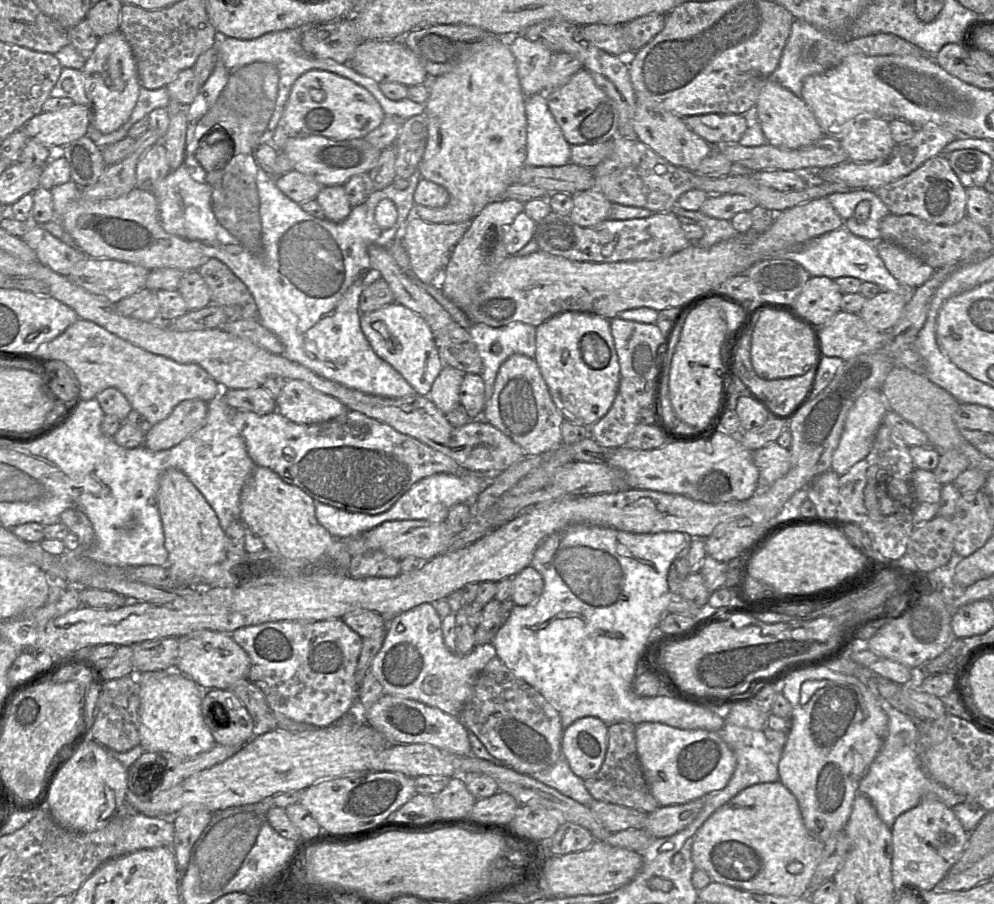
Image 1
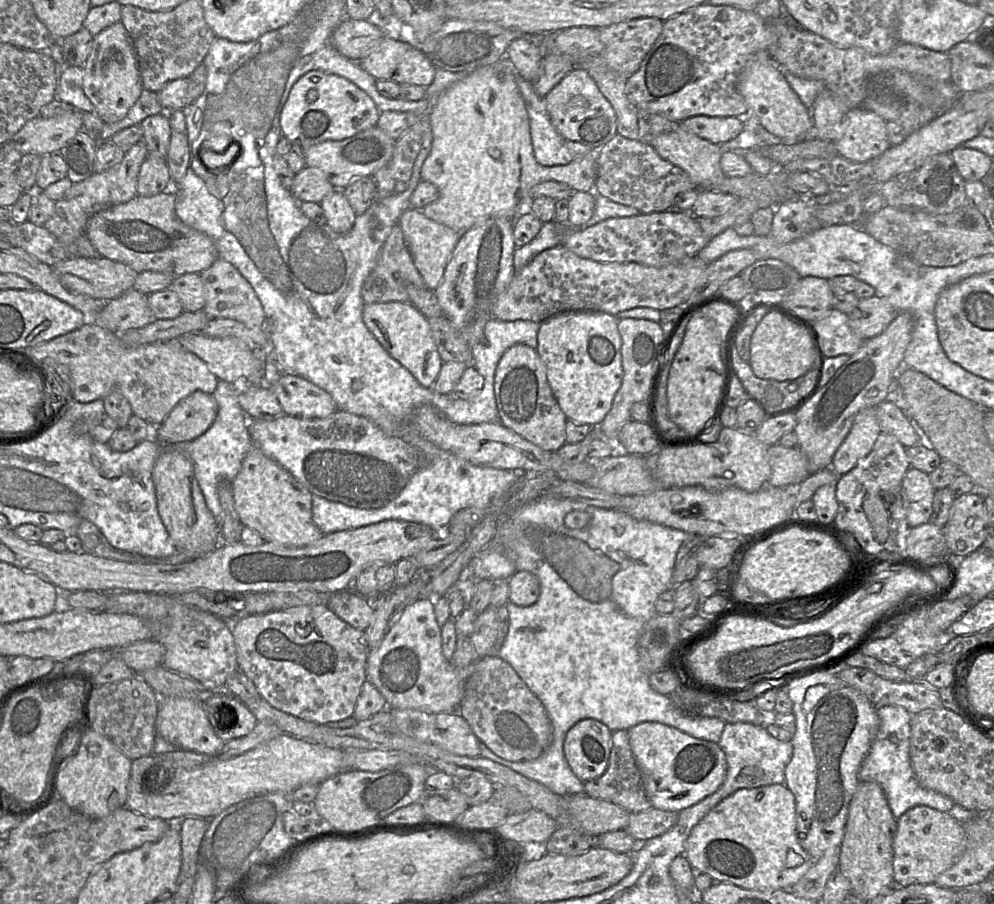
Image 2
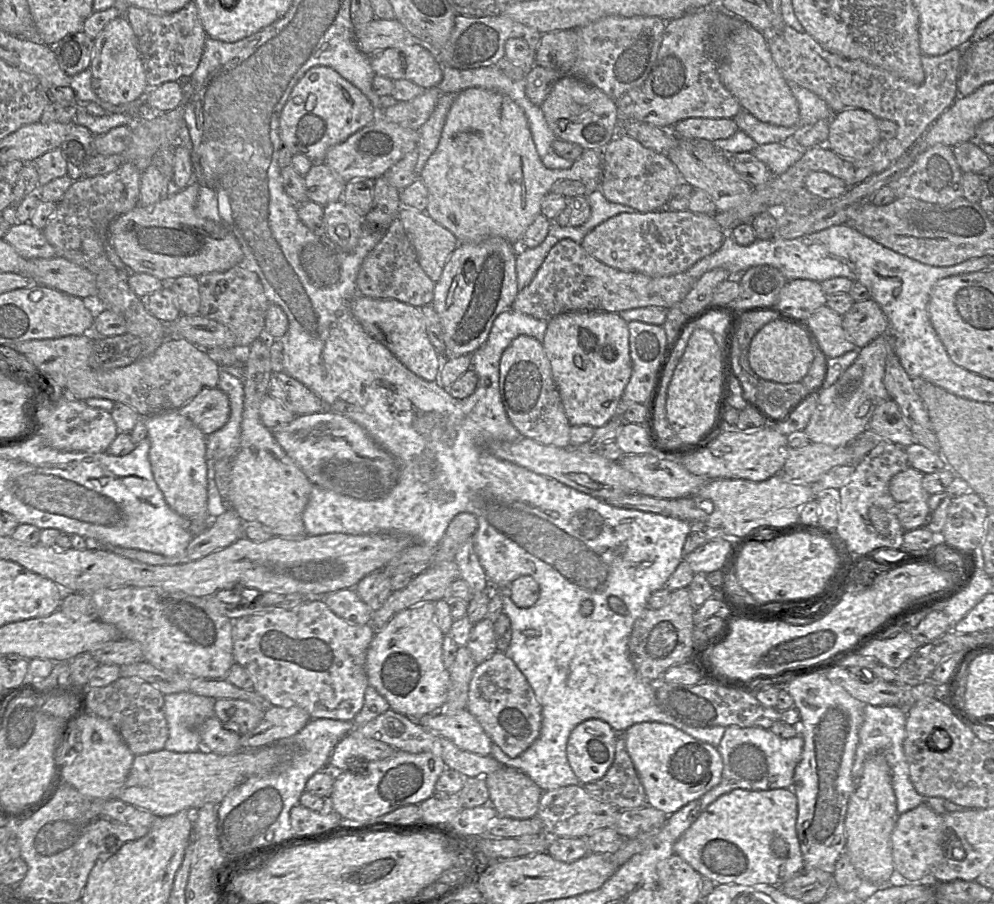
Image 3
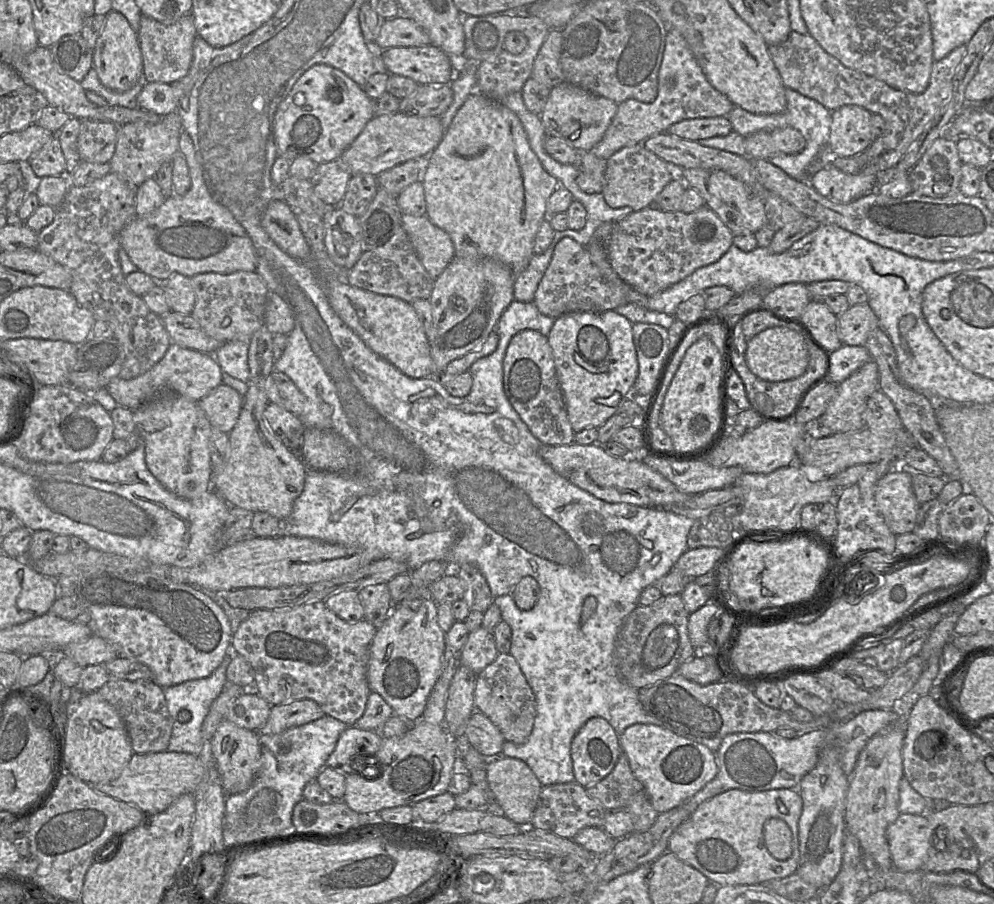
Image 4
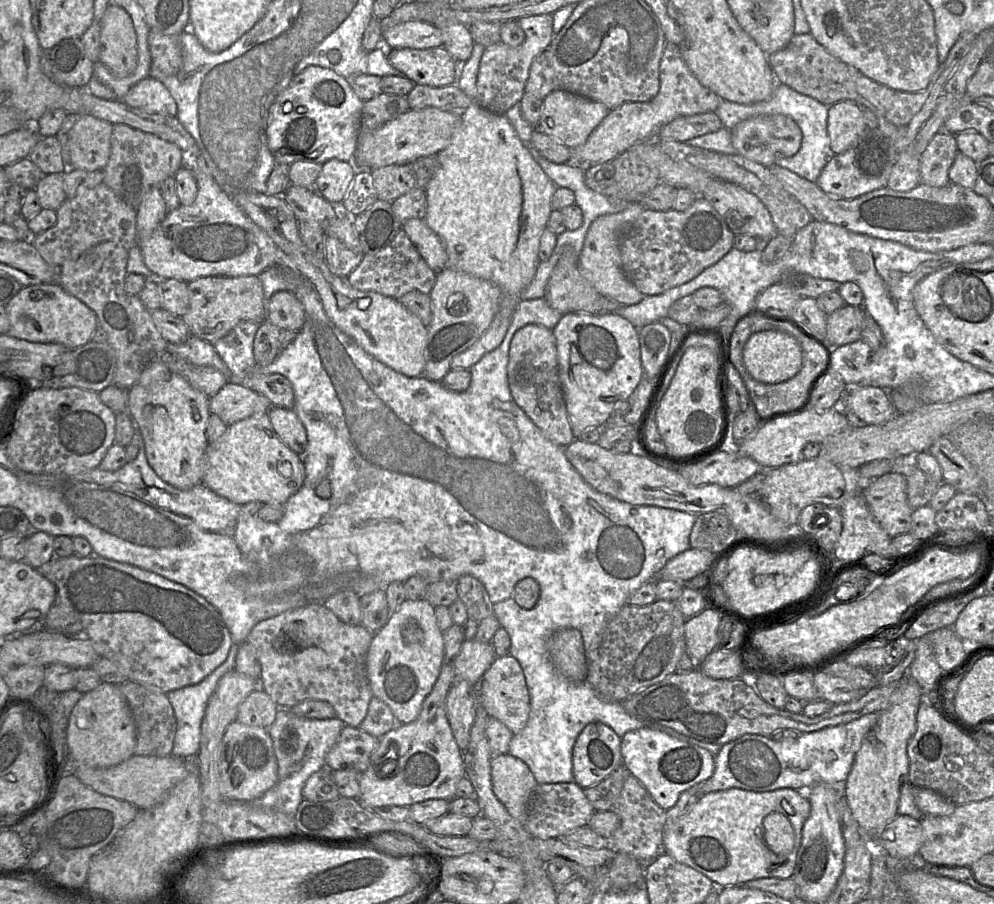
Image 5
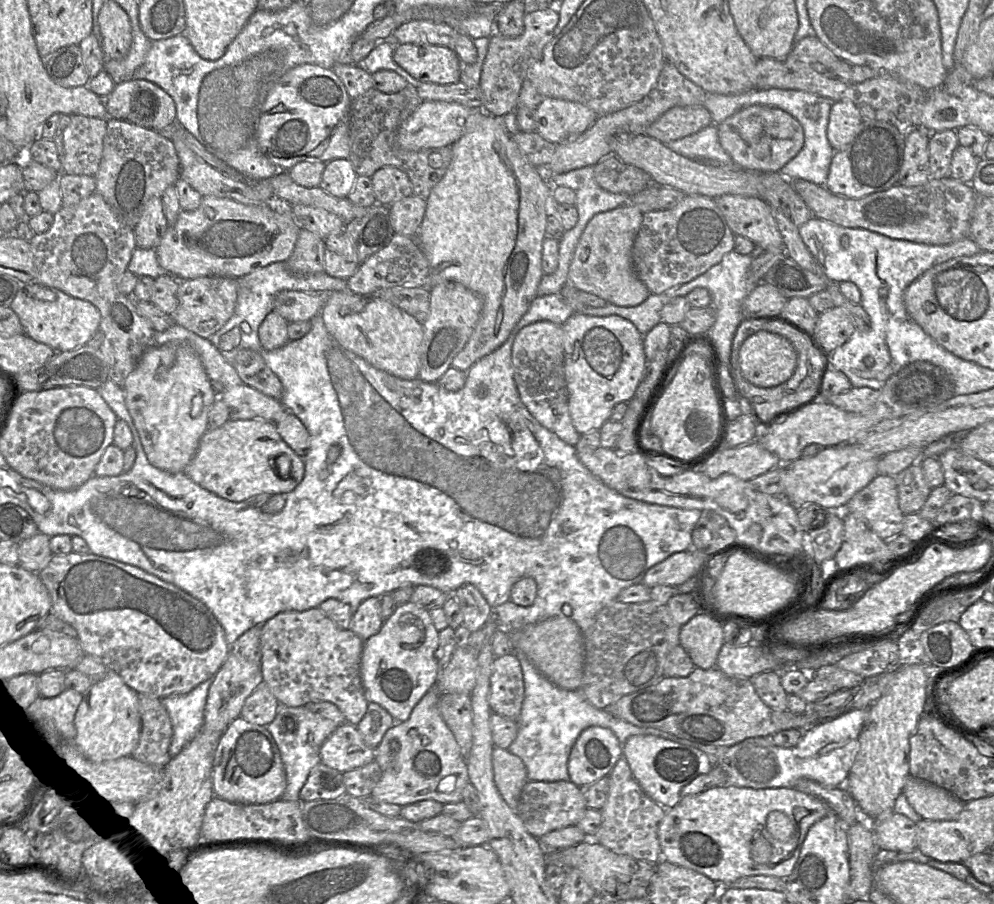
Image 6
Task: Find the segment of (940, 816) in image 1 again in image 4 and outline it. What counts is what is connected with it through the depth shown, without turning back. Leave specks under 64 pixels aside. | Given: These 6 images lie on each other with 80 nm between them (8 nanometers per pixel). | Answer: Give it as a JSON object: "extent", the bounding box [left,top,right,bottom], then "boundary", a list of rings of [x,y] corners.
{"extent":[886,814,931,872],"boundary":[[[899,814],[886,831],[892,865],[902,872],[923,868],[931,843],[931,829],[925,815]]]}

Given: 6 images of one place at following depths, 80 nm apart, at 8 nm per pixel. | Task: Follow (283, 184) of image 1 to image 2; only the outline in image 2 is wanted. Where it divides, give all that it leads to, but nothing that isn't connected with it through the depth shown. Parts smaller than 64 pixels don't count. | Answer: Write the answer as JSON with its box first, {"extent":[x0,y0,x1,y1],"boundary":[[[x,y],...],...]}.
{"extent":[290,166,335,203],"boundary":[[[307,166],[295,174],[290,189],[298,202],[317,203],[320,203],[326,195],[334,190],[335,187],[320,169]]]}

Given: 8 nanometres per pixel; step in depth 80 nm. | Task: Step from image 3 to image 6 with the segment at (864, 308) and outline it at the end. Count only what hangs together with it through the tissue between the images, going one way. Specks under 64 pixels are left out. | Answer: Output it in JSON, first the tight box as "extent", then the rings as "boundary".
{"extent":[811,308,856,358],"boundary":[[[833,308],[820,313],[811,340],[817,350],[829,358],[831,353],[843,345],[856,330],[849,315],[841,308]]]}

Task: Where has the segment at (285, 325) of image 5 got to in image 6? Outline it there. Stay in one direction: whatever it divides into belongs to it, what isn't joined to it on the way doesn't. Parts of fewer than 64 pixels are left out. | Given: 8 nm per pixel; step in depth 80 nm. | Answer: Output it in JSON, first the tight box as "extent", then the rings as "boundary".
{"extent":[273,290,333,323],"boundary":[[[283,290],[275,296],[273,310],[289,323],[309,321],[315,315],[321,314],[330,292],[333,291],[305,292]]]}

